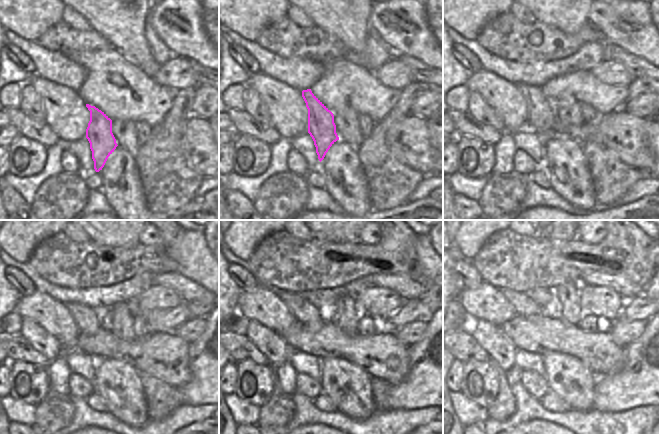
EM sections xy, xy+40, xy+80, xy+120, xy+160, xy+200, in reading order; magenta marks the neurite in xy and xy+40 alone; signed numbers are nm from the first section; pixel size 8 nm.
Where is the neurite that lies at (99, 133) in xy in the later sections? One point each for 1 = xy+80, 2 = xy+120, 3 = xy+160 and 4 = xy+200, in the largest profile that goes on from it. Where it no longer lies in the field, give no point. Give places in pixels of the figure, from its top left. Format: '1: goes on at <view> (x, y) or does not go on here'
1: goes on at xy+80 (541, 114)
2: goes on at xy+120 (88, 320)
3: goes on at xy+160 (311, 317)
4: goes on at xy+200 (523, 304)

